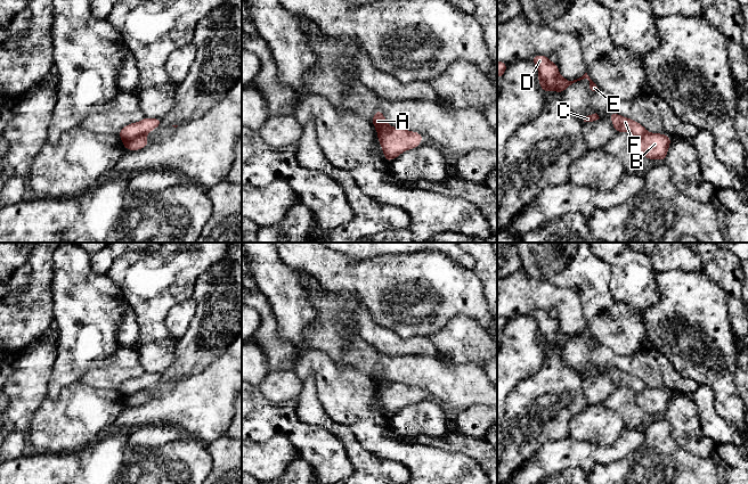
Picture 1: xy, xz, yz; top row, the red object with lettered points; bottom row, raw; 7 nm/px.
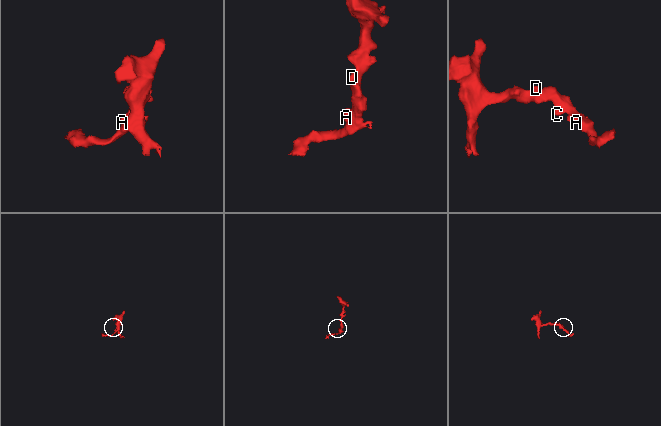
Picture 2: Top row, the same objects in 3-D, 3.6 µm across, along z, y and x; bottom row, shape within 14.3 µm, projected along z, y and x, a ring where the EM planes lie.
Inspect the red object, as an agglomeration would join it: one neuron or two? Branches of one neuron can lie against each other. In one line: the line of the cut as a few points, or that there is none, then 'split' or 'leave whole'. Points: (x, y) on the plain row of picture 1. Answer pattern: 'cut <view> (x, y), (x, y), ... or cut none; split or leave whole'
cut xy (143, 390), (123, 398); split

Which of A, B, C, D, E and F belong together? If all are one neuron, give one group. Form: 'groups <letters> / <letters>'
groups A C D E F / B

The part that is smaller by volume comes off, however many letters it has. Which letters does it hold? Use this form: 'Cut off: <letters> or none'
Cut off: B

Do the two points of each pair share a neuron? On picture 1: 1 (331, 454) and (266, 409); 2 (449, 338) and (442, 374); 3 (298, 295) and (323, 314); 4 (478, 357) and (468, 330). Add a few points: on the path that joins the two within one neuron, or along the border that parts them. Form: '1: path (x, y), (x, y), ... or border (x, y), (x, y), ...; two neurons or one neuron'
1: path (315, 443), (282, 419); one neuron
2: border (439, 357), (455, 363), (472, 363); two neurons
3: border (300, 280), (316, 312), (305, 331); two neurons
4: path (478, 350), (468, 337); one neuron

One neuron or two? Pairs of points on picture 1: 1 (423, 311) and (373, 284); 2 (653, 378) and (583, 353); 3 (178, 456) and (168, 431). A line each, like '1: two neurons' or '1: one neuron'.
1: one neuron
2: one neuron
3: two neurons

